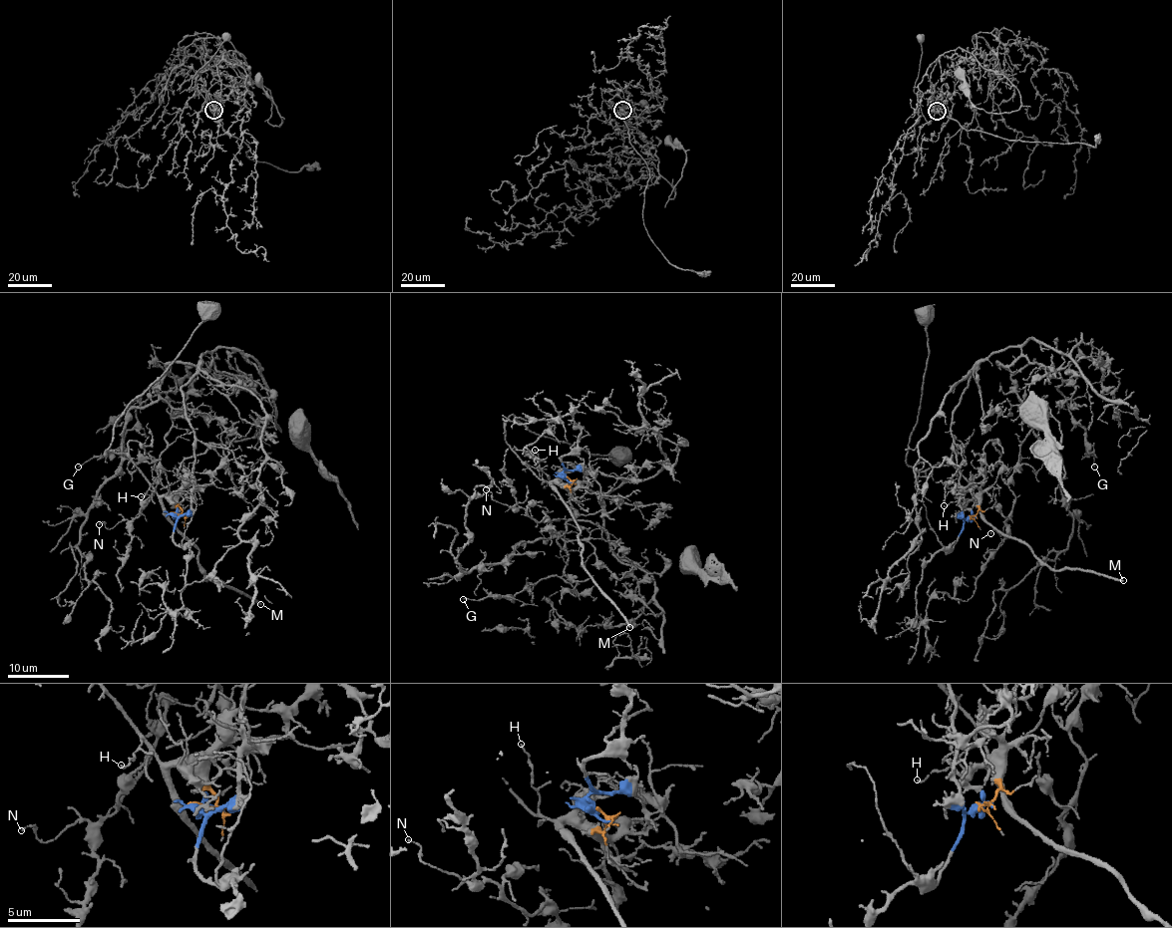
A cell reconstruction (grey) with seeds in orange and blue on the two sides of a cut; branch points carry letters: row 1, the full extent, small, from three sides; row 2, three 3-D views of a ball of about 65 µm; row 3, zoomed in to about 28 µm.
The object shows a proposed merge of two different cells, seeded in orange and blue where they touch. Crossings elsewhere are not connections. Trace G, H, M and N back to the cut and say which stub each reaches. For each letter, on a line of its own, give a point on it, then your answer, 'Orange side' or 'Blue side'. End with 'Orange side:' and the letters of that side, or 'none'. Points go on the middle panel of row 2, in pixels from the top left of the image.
G: Place: (463, 599). Blue side
H: Place: (535, 450). Orange side
M: Place: (629, 627). Orange side
N: Place: (486, 489). Blue side
Orange side: H, M

